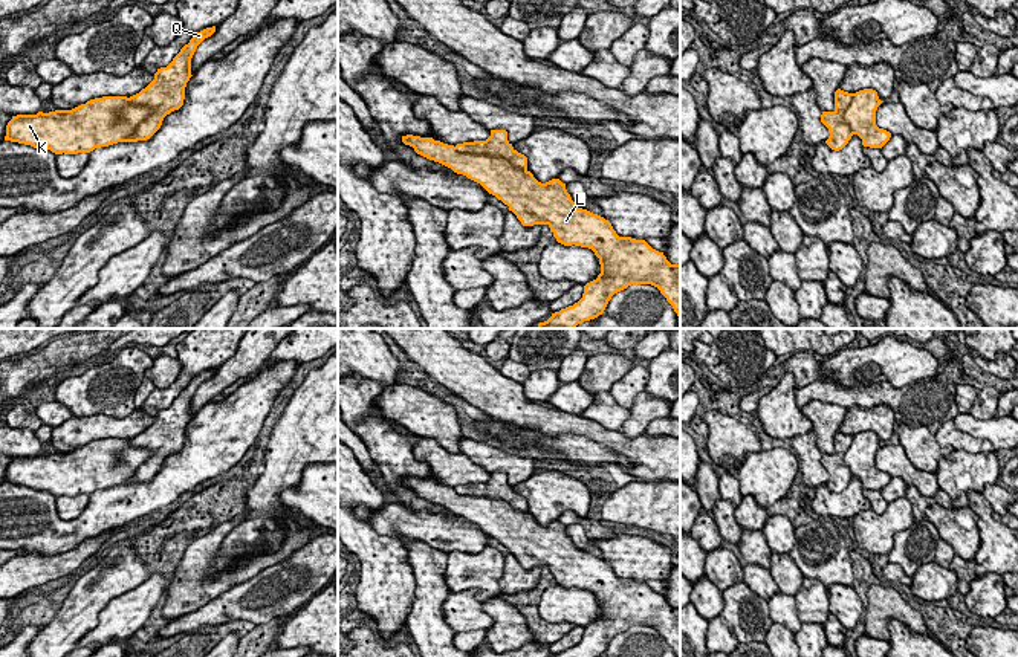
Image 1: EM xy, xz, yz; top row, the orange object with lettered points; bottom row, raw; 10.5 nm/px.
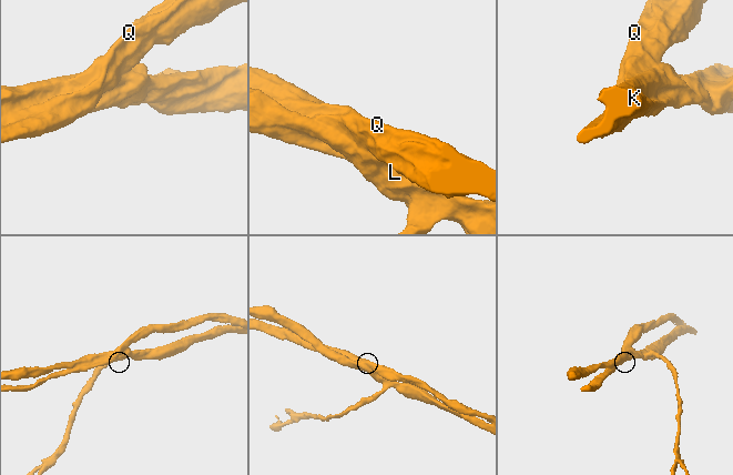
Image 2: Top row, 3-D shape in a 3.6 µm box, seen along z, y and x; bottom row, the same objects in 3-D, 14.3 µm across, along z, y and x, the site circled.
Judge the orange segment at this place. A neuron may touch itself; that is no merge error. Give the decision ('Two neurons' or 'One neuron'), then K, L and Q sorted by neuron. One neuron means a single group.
Two neurons. Groups: K L / Q

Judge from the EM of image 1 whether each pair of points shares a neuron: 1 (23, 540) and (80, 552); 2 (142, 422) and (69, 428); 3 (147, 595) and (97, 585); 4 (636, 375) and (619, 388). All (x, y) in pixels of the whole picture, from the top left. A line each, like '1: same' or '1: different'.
1: different
2: same
3: different
4: same

